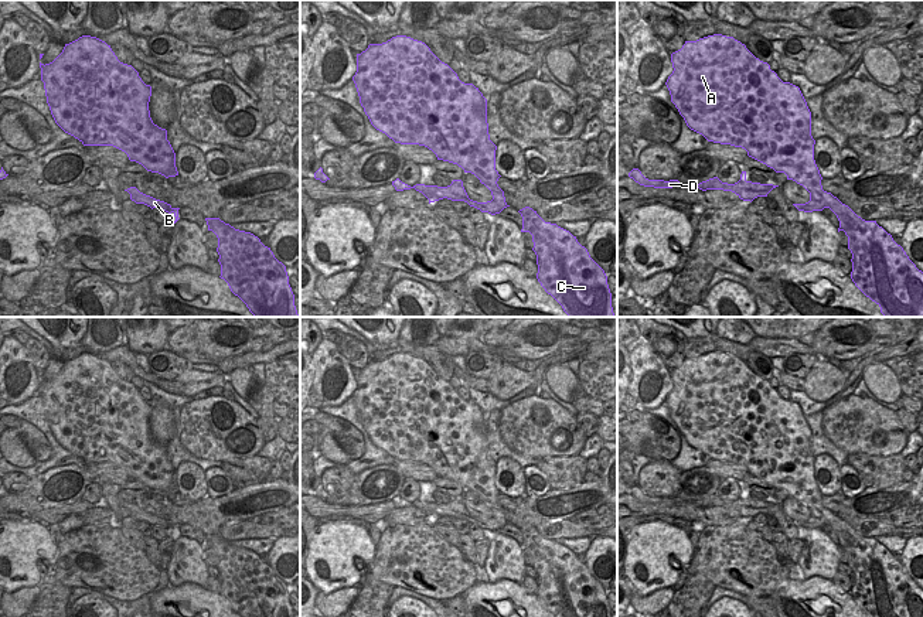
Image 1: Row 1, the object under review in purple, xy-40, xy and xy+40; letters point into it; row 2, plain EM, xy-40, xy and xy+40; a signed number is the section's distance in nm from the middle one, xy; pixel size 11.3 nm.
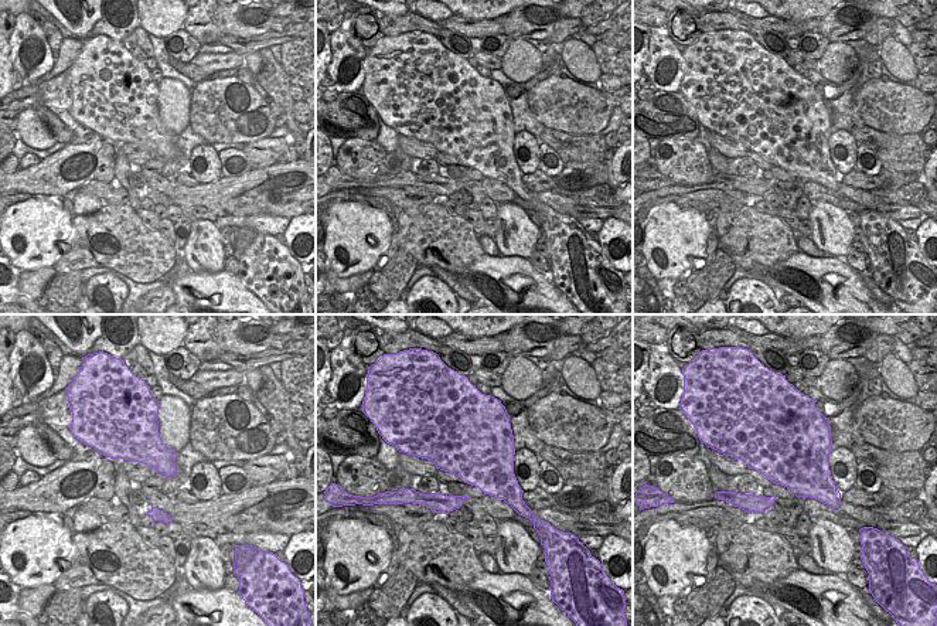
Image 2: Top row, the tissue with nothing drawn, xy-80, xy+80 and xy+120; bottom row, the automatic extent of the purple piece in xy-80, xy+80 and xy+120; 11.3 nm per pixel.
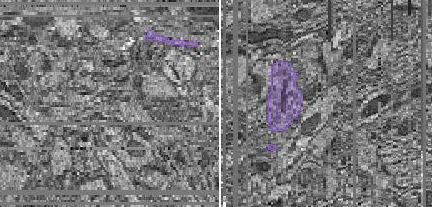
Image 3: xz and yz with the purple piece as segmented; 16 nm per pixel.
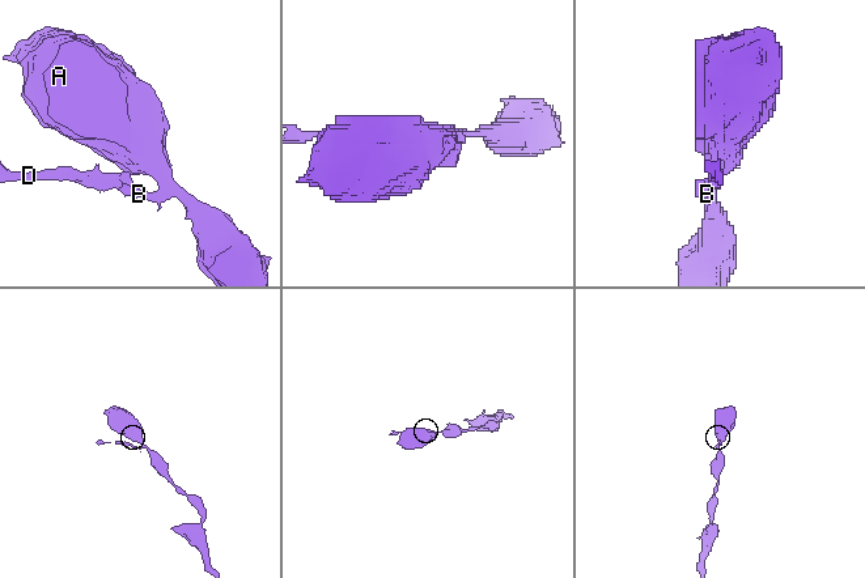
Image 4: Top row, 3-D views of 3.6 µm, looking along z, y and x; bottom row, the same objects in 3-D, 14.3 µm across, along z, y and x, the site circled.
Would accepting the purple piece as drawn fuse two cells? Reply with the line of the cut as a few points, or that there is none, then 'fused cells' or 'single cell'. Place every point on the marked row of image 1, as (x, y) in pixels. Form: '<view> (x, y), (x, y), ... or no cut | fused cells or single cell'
xy (480, 203), (482, 210) | fused cells

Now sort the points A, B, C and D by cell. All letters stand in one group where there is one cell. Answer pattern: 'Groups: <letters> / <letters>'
Groups: A C / B D

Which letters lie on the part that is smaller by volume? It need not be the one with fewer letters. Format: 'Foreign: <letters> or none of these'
Foreign: B, D

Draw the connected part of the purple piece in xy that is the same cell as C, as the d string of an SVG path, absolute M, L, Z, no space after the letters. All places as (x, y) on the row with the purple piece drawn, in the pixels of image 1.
M525 207L518 211L522 217L521 232L532 235L537 255L537 279L548 294L551 294L569 317L614 317L612 293L604 270L590 258L576 236L556 224L545 222L537 211Z

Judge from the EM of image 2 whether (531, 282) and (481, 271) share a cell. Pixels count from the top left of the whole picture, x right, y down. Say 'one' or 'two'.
one

